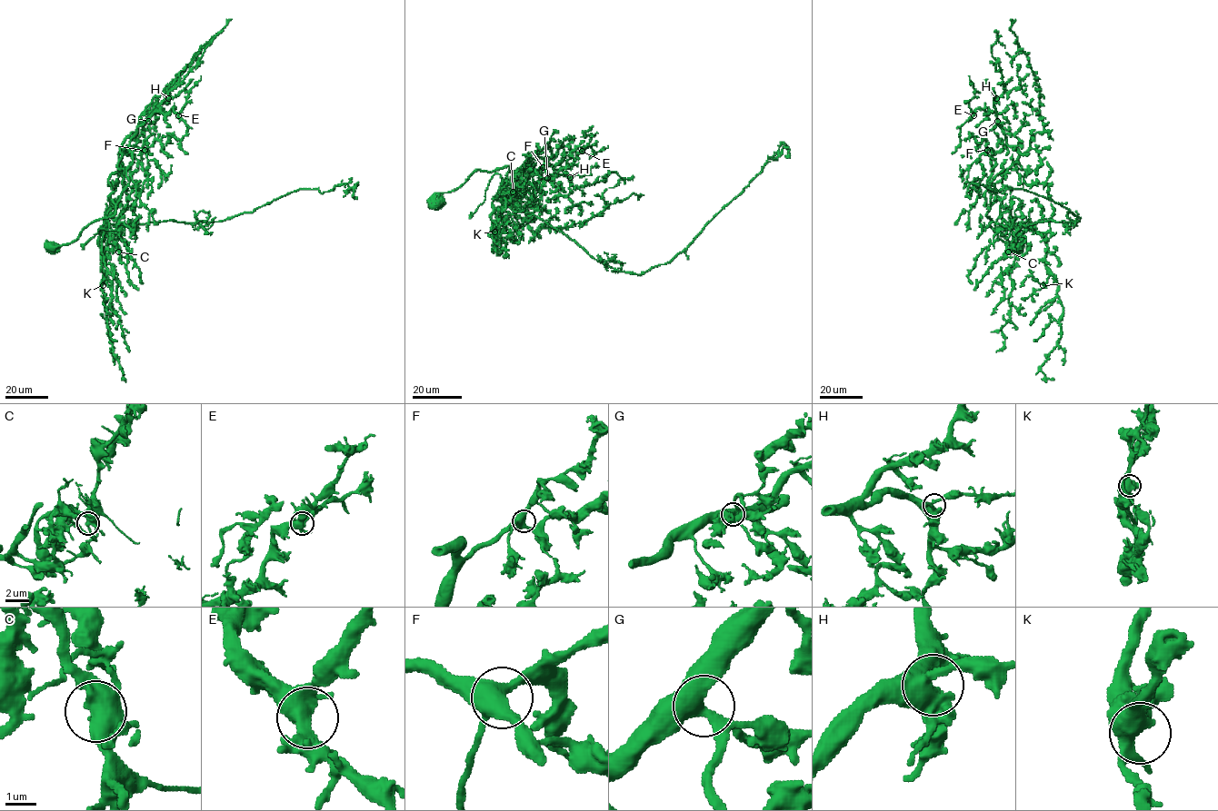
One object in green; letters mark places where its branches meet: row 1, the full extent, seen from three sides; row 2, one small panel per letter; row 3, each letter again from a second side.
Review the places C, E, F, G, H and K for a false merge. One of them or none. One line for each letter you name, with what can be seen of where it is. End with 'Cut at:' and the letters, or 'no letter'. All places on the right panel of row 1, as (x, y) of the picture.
C: place (1008, 252)
Cut at: C

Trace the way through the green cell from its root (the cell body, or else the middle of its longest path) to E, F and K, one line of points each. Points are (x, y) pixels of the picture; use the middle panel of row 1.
E: (436, 203), (438, 195), (455, 190), (478, 170), (524, 167), (530, 188), (582, 151)
F: (436, 203), (438, 195), (455, 190), (478, 170), (524, 167), (522, 173), (530, 174), (543, 167)
K: (436, 203), (438, 195), (455, 190), (475, 171), (508, 167), (507, 182), (493, 202), (494, 232)

